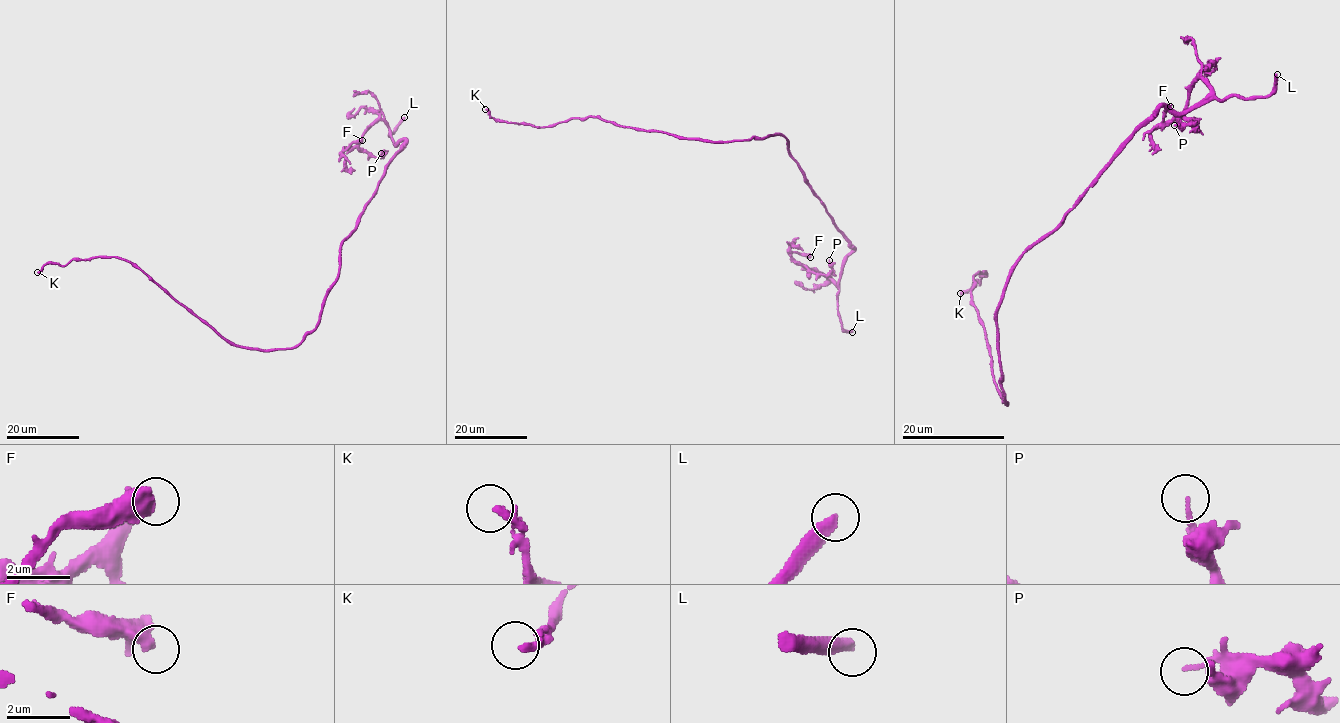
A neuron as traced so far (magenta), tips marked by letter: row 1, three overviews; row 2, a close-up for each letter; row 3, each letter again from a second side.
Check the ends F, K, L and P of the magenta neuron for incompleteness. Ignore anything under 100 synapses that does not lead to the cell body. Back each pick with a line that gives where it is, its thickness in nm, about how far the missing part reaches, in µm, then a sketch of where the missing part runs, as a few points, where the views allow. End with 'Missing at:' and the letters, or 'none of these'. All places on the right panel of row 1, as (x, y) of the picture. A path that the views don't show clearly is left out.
L: at (1277, 74); 420 nm thick; about 80 µm are missing; missing branch runs (1277, 74), (1277, 51), (1227, 28), (1215, 18), (1163, 30), (1146, 22), (1134, 23), (1141, 41), (1163, 67)
Missing at: L

